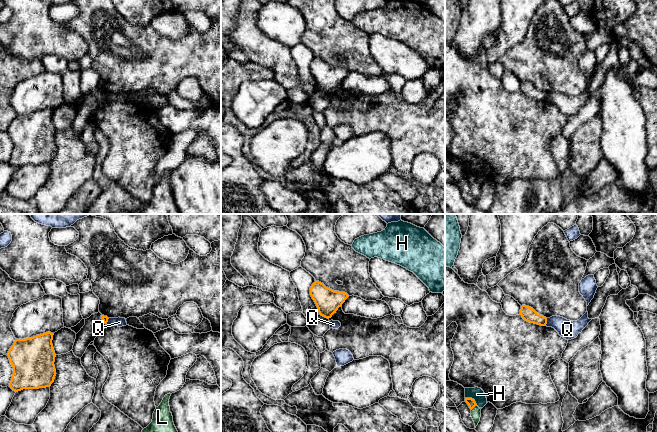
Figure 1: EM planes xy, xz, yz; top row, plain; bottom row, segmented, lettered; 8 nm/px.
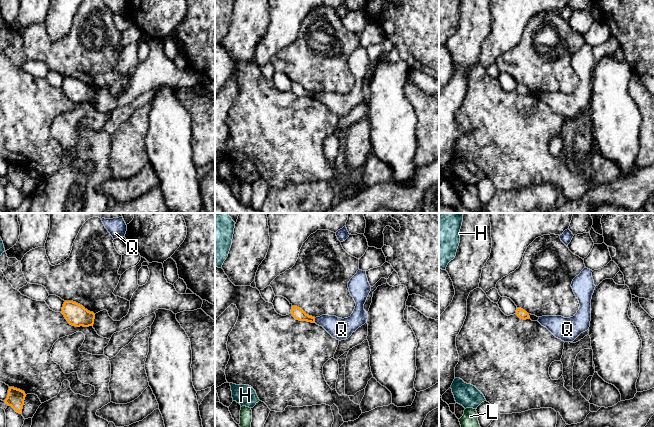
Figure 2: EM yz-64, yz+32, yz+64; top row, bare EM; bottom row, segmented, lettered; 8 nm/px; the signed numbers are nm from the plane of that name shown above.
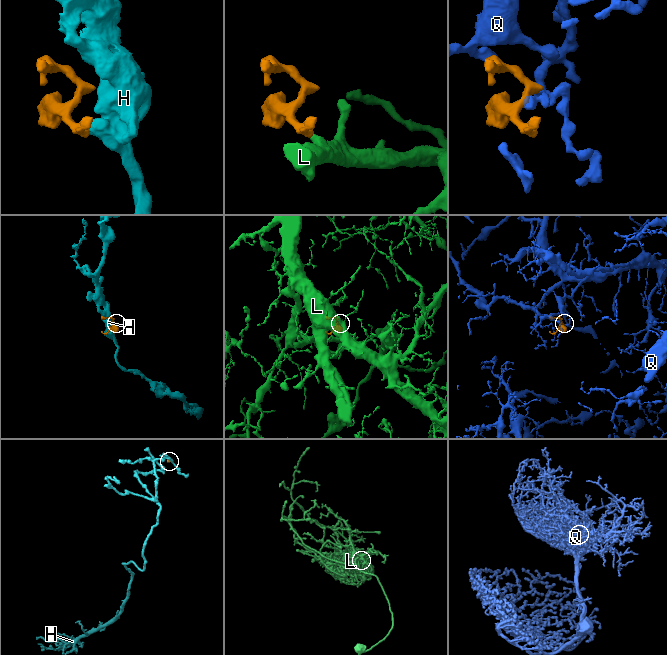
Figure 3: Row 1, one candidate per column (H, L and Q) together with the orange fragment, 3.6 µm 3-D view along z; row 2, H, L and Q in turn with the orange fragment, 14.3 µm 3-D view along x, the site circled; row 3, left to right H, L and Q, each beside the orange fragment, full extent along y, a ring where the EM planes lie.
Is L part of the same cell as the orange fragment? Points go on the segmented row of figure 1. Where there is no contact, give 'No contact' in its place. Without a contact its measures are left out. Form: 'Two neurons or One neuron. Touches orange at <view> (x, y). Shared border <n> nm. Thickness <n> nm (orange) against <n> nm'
One neuron. Touches orange at yz (473, 407). Shared border 60 nm. Thickness 70 nm (orange) against 80 nm

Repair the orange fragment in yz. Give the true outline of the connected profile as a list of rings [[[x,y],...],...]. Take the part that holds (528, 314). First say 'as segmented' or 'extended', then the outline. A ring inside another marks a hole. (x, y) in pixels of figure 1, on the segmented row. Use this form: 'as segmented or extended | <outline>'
as segmented | [[[522,305],[520,309],[520,315],[525,321],[529,323],[534,323],[540,326],[546,326],[547,324],[547,318],[538,314],[533,308],[529,306]]]

